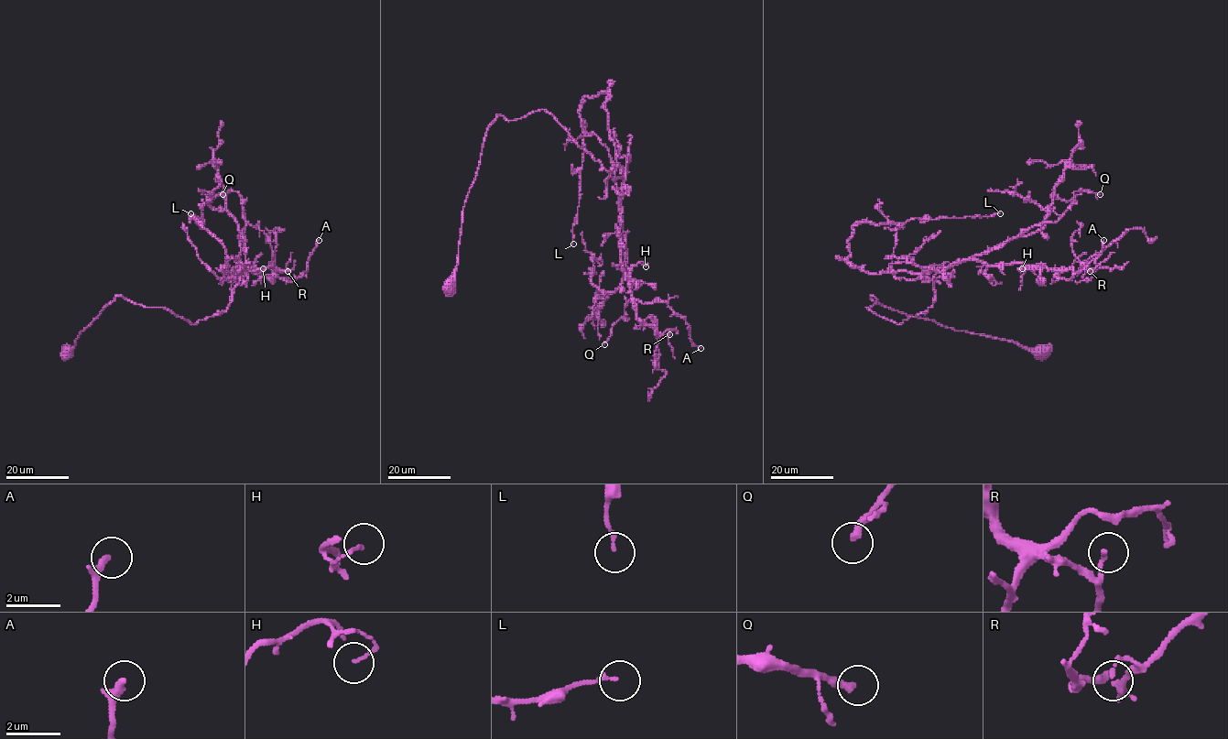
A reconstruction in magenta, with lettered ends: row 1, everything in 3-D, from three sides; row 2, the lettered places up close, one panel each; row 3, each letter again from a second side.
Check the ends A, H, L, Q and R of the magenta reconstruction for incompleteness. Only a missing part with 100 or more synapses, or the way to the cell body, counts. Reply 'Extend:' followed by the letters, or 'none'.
Extend: none

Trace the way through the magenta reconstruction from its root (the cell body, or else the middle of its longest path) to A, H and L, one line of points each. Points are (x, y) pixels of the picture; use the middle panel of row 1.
A: (450, 285), (488, 126), (498, 114), (546, 110), (623, 178), (631, 296), (665, 301), (700, 348)
H: (450, 285), (488, 126), (498, 114), (515, 121), (540, 110), (623, 178), (621, 267), (629, 275), (646, 266)
L: (450, 285), (465, 200), (496, 116), (515, 121), (548, 111), (624, 181), (608, 92), (581, 103), (573, 244)

